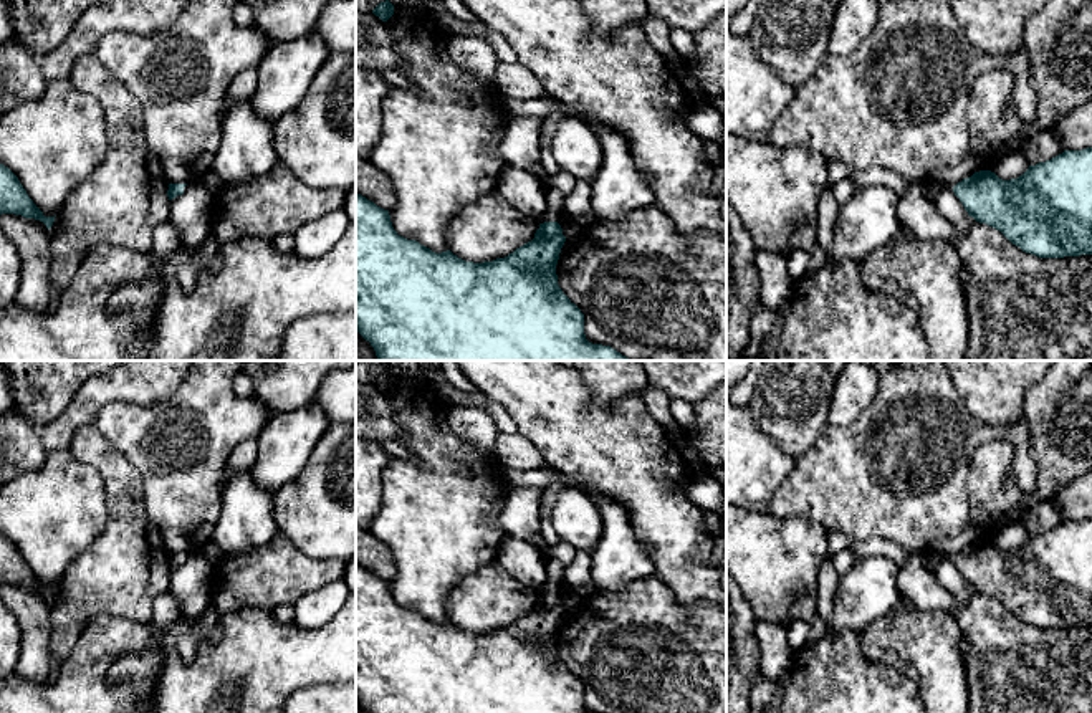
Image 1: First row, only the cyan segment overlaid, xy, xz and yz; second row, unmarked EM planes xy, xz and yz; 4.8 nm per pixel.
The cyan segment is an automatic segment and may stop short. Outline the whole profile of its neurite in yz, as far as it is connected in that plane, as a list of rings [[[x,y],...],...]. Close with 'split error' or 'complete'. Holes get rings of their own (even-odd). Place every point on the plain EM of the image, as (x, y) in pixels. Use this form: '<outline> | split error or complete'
[[[1092,518],[1064,521],[1029,536],[1018,549],[1003,551],[991,541],[975,543],[958,554],[920,553],[927,571],[950,557],[970,587],[999,601],[1013,615],[1039,629],[1092,625]]] | split error

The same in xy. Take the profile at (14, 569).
[[[0,534],[0,586],[15,584],[25,589],[35,589],[46,596],[50,601],[55,587],[45,587],[43,582],[33,574],[18,548],[3,534]]] | complete

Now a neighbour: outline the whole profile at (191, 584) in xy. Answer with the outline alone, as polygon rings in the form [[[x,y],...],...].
[[[202,549],[189,554],[182,566],[169,571],[169,591],[187,620],[199,622],[210,609],[213,577],[215,567]]]

